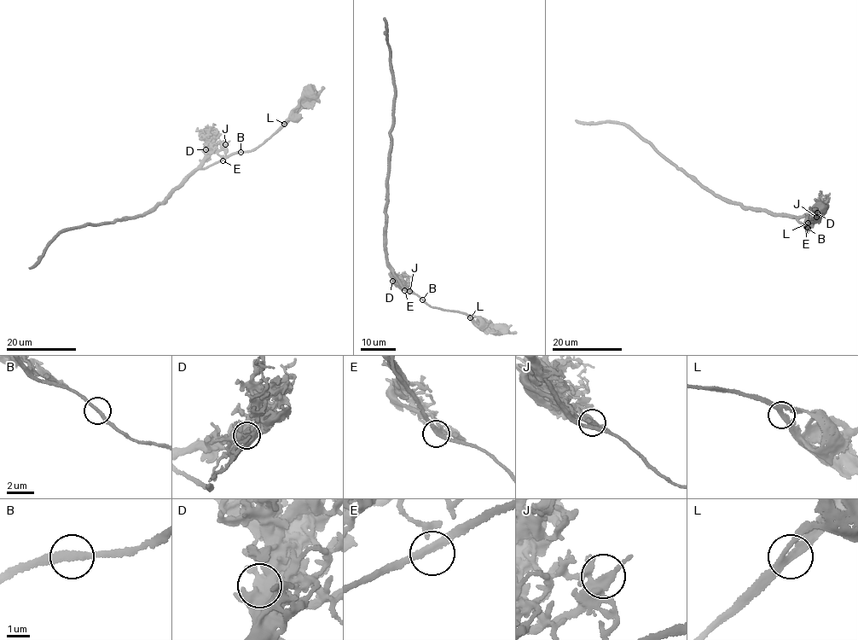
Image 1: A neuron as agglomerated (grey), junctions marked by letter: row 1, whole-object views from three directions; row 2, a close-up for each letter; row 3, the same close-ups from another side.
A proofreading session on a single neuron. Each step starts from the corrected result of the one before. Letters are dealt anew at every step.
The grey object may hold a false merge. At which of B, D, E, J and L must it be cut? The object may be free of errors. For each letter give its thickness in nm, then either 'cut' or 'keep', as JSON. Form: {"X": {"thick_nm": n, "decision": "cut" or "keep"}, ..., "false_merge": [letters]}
{"B": {"thick_nm": 280, "decision": "keep"}, "D": {"thick_nm": 500, "decision": "keep"}, "E": {"thick_nm": 240, "decision": "keep"}, "J": {"thick_nm": 240, "decision": "keep"}, "L": {"thick_nm": 280, "decision": "keep"}, "false_merge": []}

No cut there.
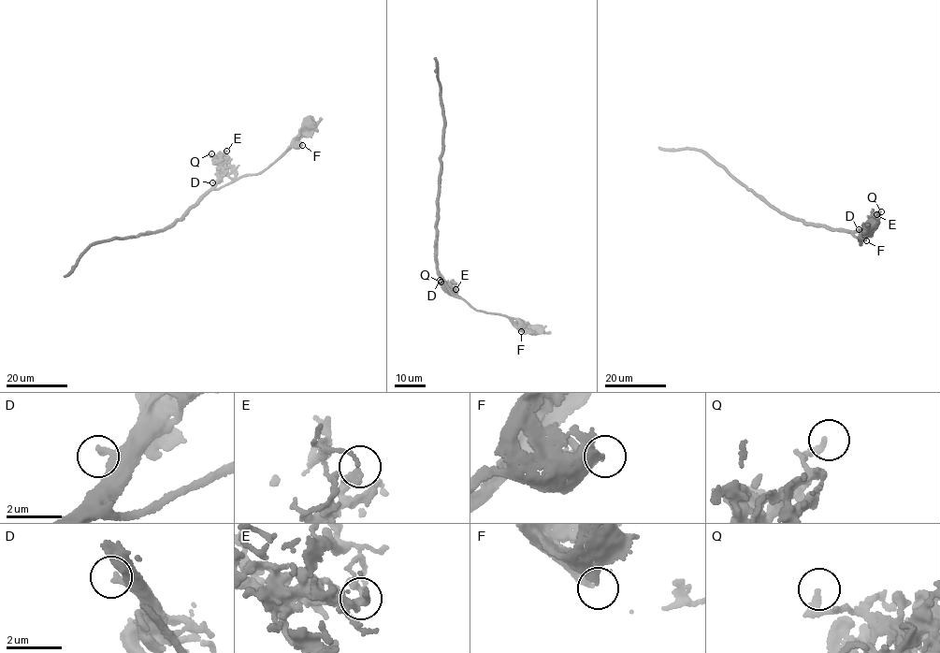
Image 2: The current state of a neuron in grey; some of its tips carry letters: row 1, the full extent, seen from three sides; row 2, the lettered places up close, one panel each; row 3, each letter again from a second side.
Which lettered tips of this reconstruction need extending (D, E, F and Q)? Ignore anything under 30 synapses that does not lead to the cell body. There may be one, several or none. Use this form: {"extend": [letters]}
{"extend": []}

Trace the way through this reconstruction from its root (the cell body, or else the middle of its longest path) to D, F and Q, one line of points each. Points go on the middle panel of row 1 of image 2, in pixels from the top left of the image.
D: (535, 328), (472, 308), (455, 297), (440, 280)
F: (535, 328), (522, 324), (516, 326), (521, 331)
Q: (535, 328), (472, 308), (447, 291), (441, 282)

